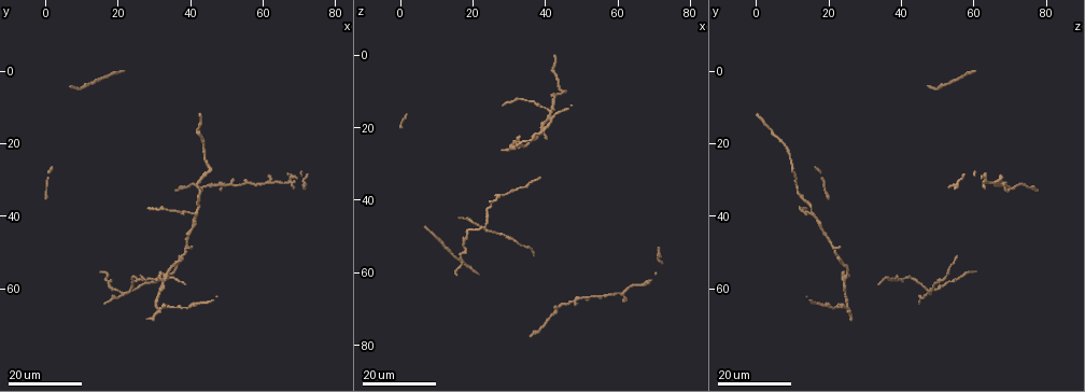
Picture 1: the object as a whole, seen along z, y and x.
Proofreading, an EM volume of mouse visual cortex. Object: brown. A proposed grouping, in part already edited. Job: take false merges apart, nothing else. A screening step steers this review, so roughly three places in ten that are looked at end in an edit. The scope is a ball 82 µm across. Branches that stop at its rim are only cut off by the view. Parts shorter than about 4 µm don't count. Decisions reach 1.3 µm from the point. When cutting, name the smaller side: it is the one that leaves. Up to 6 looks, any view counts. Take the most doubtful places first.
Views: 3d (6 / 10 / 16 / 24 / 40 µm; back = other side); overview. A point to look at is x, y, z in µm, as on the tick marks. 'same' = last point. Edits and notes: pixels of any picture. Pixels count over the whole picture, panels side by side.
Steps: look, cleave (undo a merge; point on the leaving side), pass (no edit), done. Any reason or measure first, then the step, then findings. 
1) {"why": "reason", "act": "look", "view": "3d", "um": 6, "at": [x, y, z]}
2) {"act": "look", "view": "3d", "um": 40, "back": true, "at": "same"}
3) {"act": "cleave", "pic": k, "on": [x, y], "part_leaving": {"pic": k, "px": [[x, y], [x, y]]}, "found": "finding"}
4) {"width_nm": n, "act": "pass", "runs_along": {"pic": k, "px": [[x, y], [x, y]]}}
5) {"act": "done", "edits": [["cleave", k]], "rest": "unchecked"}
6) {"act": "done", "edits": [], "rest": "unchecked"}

{"why": "four arms meet", "act": "look", "view": "3d", "um": 24, "at": [22.5, 61.5, 47.5]}

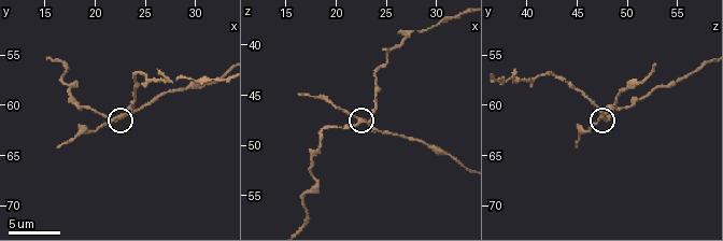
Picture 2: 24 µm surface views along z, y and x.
{"act": "look", "view": "3d", "um": 10, "at": [23.0, 61.0, 47.4]}

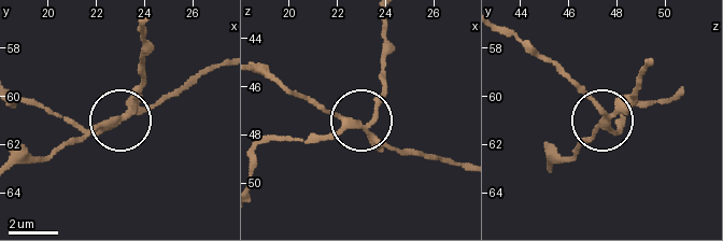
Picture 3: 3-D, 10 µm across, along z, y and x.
{"act": "look", "view": "3d", "um": 10, "back": true, "at": [23.0, 61.0, 47.5]}

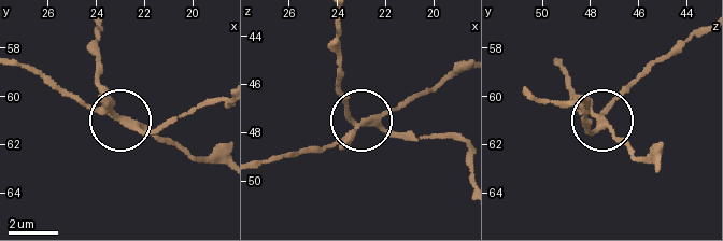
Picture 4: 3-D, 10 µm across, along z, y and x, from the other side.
{"width_nm": 230, "act": "cleave", "pic": 4, "on": [99, 111], "part_leaving": {"pic": 4, "px": [[129, 118], [88, 108], [20, 67]]}, "found": "two cells meet here"}

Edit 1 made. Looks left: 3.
{"act": "look", "view": "overview"}

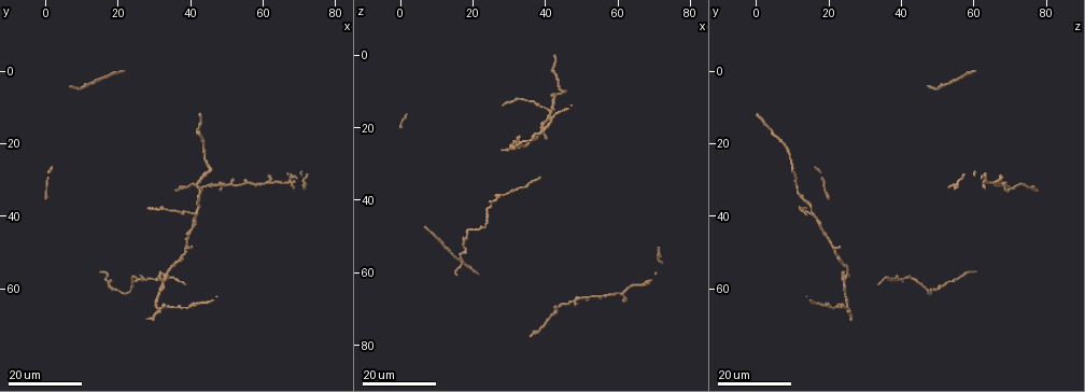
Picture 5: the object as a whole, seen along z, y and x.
{"act": "look", "view": "3d", "um": 24, "at": [37.5, 38.5, 12.5]}

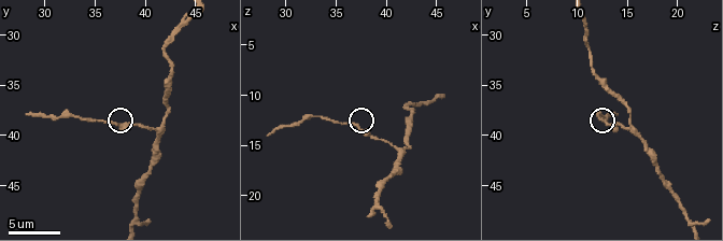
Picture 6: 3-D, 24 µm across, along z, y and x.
{"why": "closer look", "act": "look", "view": "3d", "um": 10, "at": [37.0, 39.0, 13.2]}

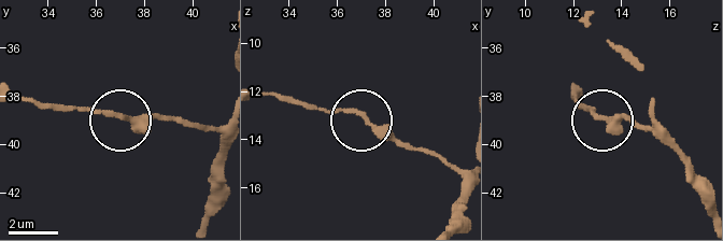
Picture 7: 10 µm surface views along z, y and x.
{"act": "pass", "runs_along": {"pic": 7, "px": [[208, 211], [222, 142], [215, 132], [179, 118], [64, 112]]}, "found": "all the same cell"}

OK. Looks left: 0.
{"act": "done", "edits": [["cleave", 4]], "rest": "unchecked"}

